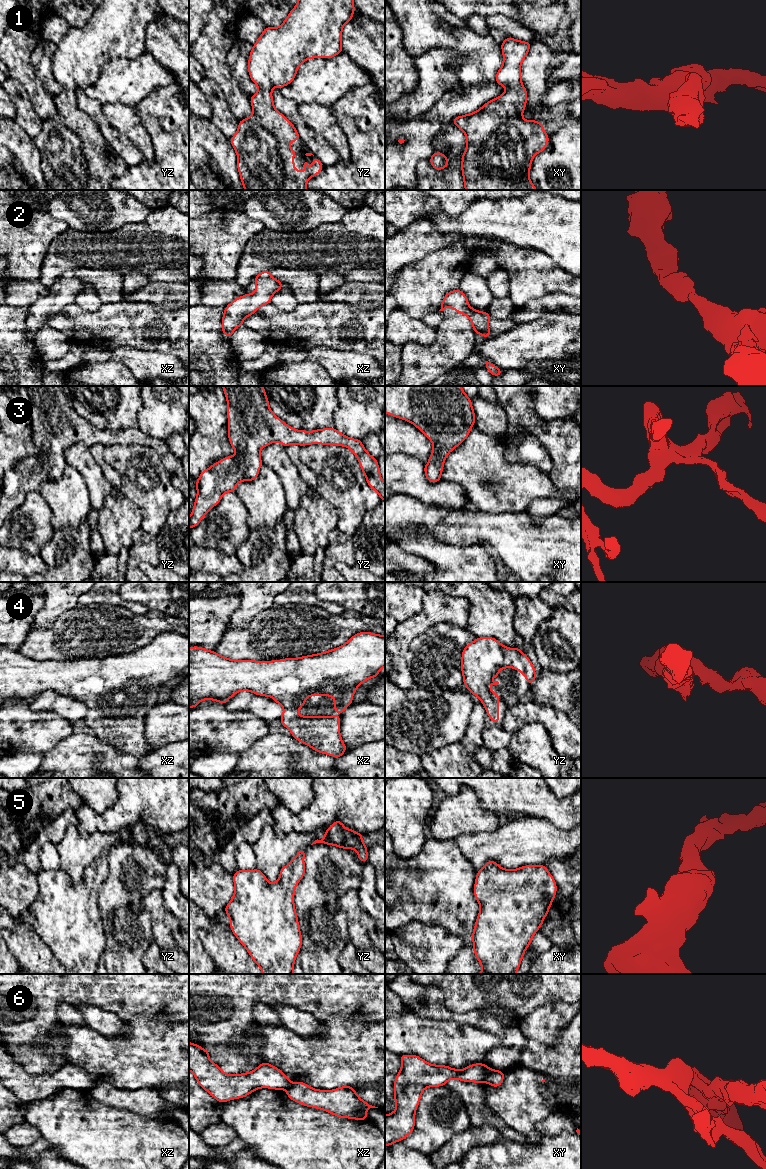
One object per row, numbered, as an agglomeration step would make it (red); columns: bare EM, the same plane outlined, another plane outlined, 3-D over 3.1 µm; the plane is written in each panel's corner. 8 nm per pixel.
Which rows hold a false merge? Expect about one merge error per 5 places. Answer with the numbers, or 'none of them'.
6

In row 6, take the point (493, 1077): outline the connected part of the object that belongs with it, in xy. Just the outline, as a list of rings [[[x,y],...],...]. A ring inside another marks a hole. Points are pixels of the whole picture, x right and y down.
[[[487,1068],[486,1076],[484,1078],[485,1083],[497,1088],[502,1084],[503,1079],[504,1071]]]

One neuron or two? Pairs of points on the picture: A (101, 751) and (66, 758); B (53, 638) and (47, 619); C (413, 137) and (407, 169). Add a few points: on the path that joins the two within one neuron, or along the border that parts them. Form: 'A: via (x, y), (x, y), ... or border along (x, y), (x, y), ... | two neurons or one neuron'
A: via (92, 756), (75, 758) | one neuron
B: border along (67, 610), (62, 612), (51, 623), (31, 630) | two neurons
C: via (413, 145), (413, 150), (407, 156), (407, 161) | one neuron

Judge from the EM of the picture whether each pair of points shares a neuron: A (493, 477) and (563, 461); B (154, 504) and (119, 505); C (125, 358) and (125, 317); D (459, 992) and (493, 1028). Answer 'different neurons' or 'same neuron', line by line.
A: different neurons
B: different neurons
C: different neurons
D: different neurons

